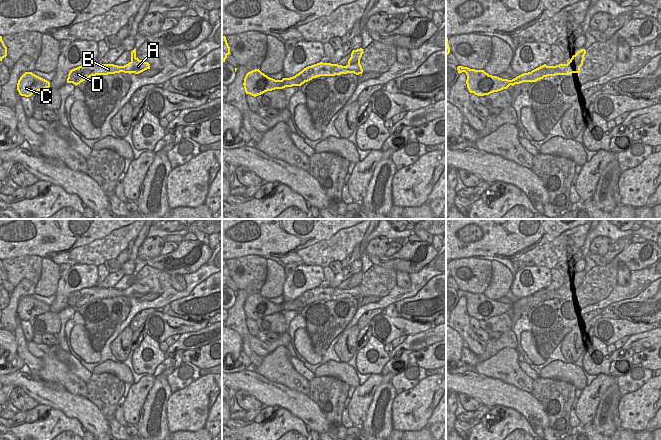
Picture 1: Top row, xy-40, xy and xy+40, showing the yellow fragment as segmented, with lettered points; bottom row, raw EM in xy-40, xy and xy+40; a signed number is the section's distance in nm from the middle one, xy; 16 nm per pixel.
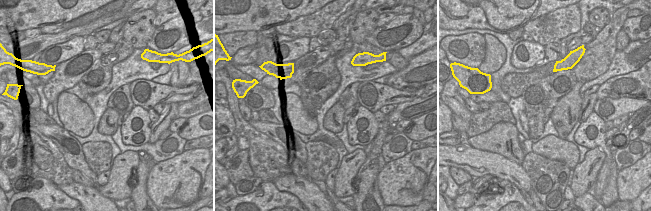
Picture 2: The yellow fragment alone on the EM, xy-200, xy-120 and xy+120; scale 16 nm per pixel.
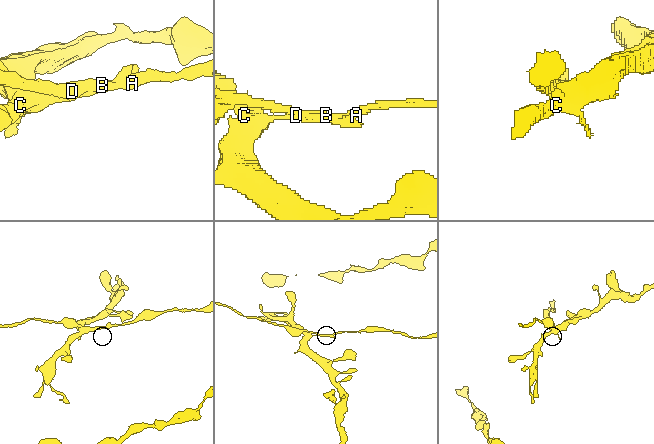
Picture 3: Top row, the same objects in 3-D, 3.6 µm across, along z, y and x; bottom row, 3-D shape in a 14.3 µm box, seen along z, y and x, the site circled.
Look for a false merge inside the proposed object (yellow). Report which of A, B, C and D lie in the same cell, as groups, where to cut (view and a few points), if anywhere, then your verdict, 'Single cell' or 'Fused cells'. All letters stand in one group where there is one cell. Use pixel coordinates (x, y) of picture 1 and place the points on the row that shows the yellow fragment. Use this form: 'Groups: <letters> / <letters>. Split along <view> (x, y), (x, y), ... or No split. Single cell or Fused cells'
Groups: A B D / C. Split along xy (282, 79), (284, 87). Fused cells

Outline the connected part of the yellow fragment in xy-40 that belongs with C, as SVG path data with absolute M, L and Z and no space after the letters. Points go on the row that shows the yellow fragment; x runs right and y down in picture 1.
M25 72L17 83L17 90L21 96L30 97L33 93L50 87L50 82L33 74Z

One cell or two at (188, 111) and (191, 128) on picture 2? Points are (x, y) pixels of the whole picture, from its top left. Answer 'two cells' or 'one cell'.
two cells

